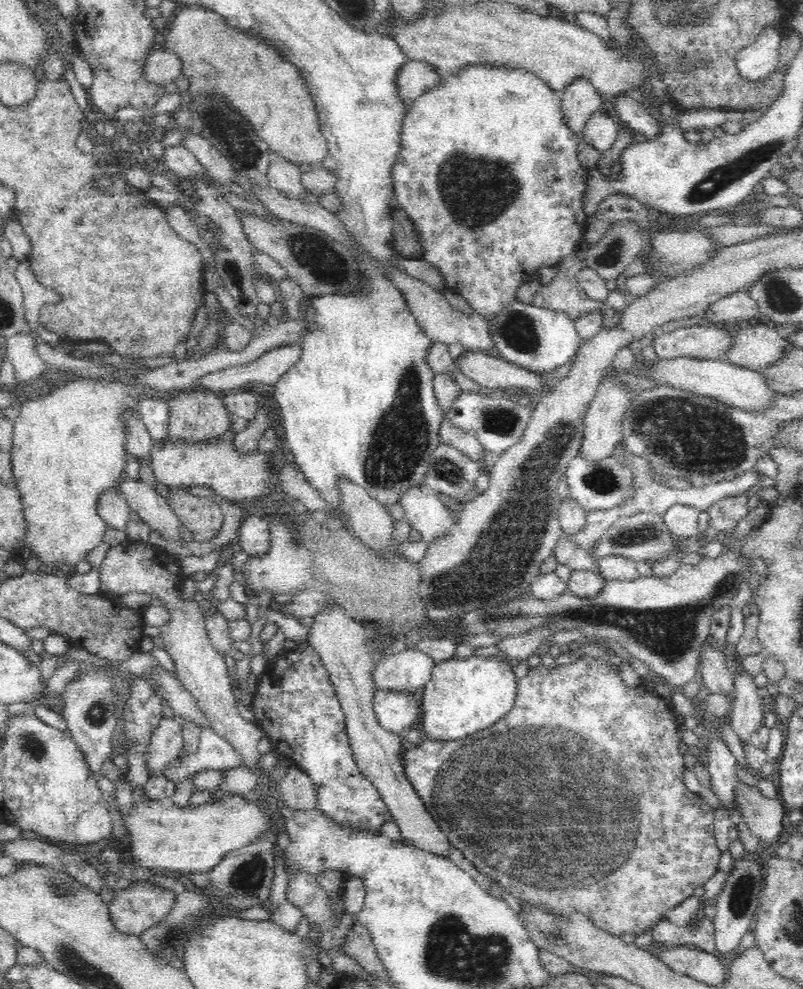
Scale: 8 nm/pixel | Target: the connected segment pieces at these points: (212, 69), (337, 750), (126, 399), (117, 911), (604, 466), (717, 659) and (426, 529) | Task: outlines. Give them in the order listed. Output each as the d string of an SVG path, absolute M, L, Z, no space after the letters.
M198 5L180 8L170 17L165 32L159 35L157 47L163 47L179 56L181 74L190 82L190 97L200 94L214 94L240 111L241 116L251 124L253 131L270 147L271 151L296 164L320 165L328 156L328 143L320 130L320 121L315 101L308 91L306 81L298 67L264 39L242 29L228 25L220 14Z
M314 648L304 651L284 649L278 657L268 663L265 671L259 676L259 686L253 694L251 709L254 712L254 721L264 731L264 738L273 743L273 750L290 759L312 780L318 792L317 810L324 812L339 826L372 833L381 831L384 823L392 821L392 815L386 803L380 799L378 790L362 775L356 764L336 689L331 684L329 673Z
M79 378L58 383L53 391L30 396L21 406L15 420L12 446L12 473L20 490L20 501L28 523L24 546L45 563L42 571L56 572L55 562L65 562L72 569L80 560L86 560L90 550L102 542L107 524L98 514L98 498L104 490L118 486L125 478L127 427L122 412L131 408L139 415L138 400L146 396L141 384L123 384L119 380Z
M147 880L134 881L124 890L114 890L110 917L120 933L140 935L170 914L176 895Z
M613 456L590 461L584 457L576 457L568 464L567 483L571 492L571 498L580 503L587 512L605 511L609 508L621 505L631 499L634 494L632 471L622 466Z
M707 641L700 652L698 674L703 676L706 693L725 694L731 698L735 696L735 676L726 666L726 655Z
M424 483L402 494L398 503L405 512L405 520L418 530L421 540L429 545L454 528L455 513L446 509L446 499L437 492L428 493Z

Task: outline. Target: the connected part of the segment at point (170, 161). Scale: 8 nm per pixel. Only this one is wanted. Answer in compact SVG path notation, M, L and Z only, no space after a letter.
M184 145L164 146L162 156L165 173L173 178L188 178L188 176L204 176L206 168L200 164L193 152Z

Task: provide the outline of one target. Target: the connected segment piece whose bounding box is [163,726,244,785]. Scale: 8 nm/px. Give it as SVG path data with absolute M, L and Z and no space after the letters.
M208 726L208 728L202 728L199 734L197 751L181 758L178 762L171 762L167 766L167 769L163 770L163 776L178 785L196 775L200 770L228 770L240 766L244 766L242 755L236 753L236 749L232 747L232 744L228 740L218 736L214 732L214 729Z

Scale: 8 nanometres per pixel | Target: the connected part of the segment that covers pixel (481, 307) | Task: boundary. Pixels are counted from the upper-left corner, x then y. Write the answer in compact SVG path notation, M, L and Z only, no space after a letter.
M476 64L476 66L464 66L462 70L458 70L456 74L448 76L440 80L438 86L434 86L432 90L428 90L422 97L419 97L413 104L412 108L407 110L405 119L402 123L401 130L401 149L397 154L396 162L394 163L391 172L391 183L393 191L395 192L396 202L398 208L404 209L408 218L413 222L417 233L420 234L421 245L423 251L421 252L421 259L433 264L440 272L441 276L446 281L447 288L453 290L462 298L466 299L471 312L478 314L492 321L499 313L502 313L508 306L511 306L515 300L516 303L519 300L516 298L516 290L520 288L521 284L526 284L528 280L536 279L538 270L544 268L544 266L559 265L563 259L566 259L570 254L575 252L577 245L580 244L583 239L583 234L587 224L587 213L583 208L583 198L588 184L588 169L584 169L580 161L578 161L578 143L580 141L579 136L565 123L562 111L561 111L561 98L562 94L559 91L552 90L541 78L538 78L535 74L522 70L521 68L490 68L489 66L482 66Z

